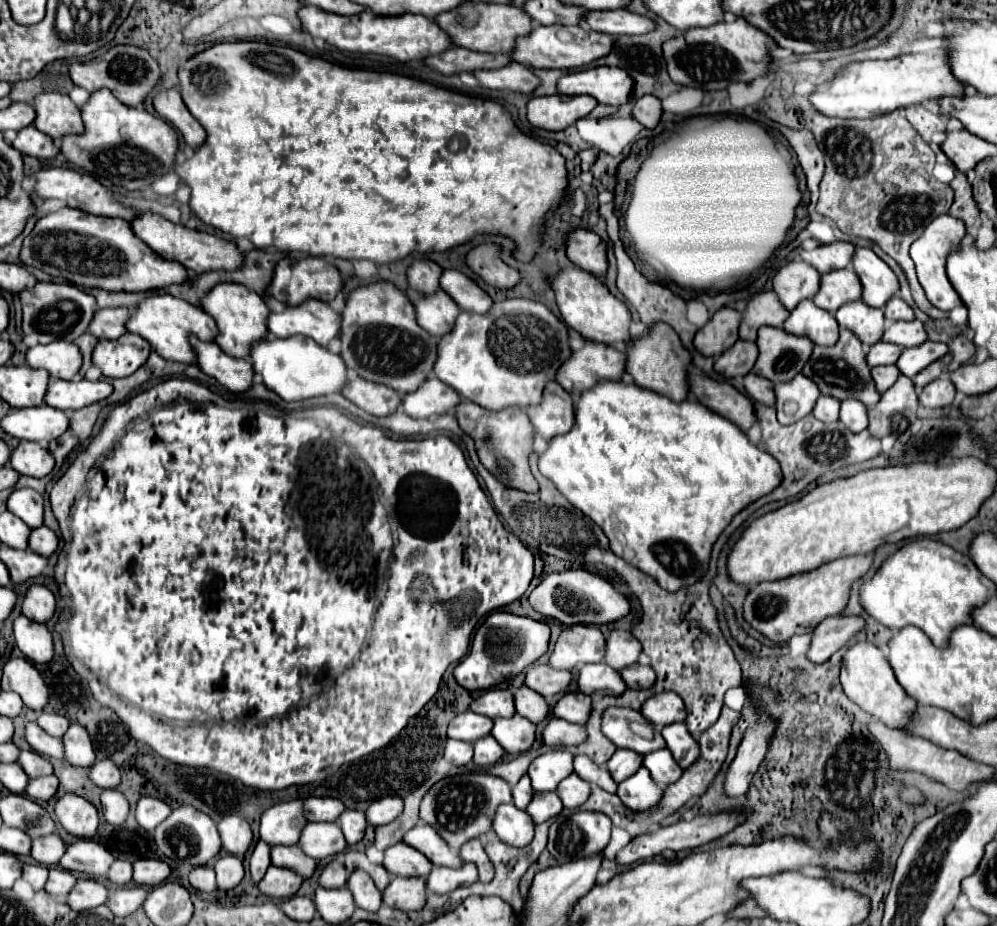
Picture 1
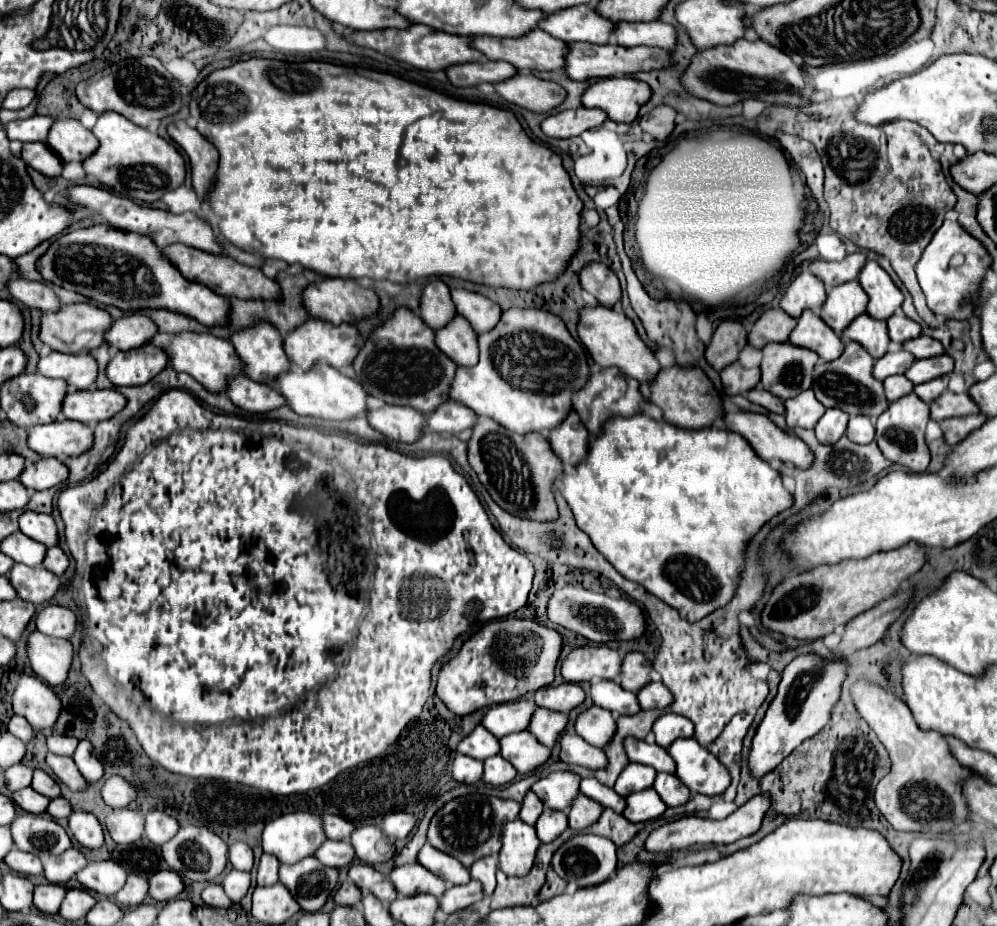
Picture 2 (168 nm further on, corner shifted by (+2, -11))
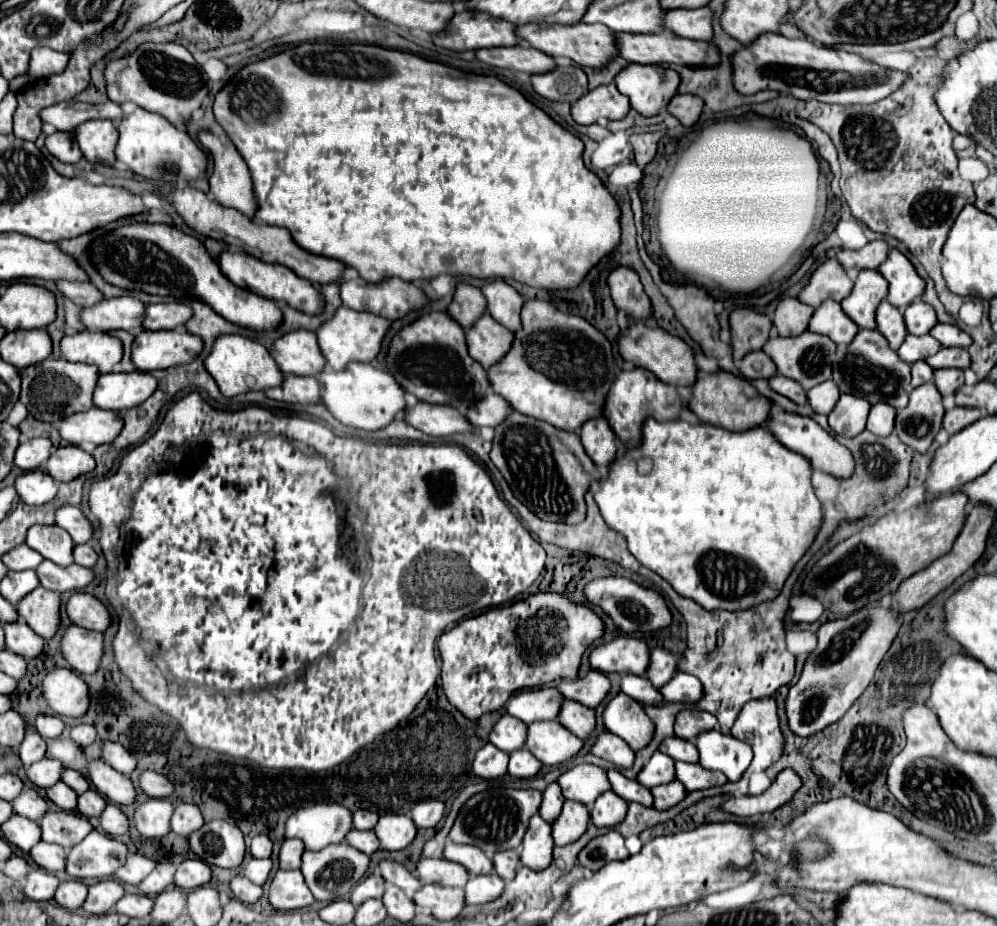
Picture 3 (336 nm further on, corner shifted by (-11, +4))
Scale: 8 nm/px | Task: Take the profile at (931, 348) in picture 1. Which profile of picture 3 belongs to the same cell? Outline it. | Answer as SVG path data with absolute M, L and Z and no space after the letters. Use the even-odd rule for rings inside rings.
M941 347L935 355L925 359L933 369L943 369L943 367L959 367L967 369L969 367L969 353L967 349L961 347Z

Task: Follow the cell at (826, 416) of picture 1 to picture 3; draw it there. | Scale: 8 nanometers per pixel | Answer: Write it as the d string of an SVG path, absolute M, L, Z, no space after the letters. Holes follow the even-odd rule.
M841 395L835 409L829 413L829 427L845 437L853 437L865 429L869 403L861 401L861 397Z

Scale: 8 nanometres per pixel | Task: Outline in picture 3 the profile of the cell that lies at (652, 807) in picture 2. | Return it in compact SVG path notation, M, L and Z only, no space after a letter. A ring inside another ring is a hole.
M675 779L671 783L665 783L665 785L651 789L651 795L653 795L655 809L669 809L685 797L685 787Z

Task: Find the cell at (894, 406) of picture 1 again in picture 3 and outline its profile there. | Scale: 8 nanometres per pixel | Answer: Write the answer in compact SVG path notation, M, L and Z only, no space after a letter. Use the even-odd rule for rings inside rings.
M933 383L919 385L909 395L909 405L897 411L895 433L897 437L919 453L927 453L935 435L941 429L943 401Z

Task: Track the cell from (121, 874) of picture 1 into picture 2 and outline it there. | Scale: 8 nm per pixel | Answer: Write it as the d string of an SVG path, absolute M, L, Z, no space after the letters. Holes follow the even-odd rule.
M130 874L126 886L114 896L122 906L140 906L148 898L148 880L138 874Z

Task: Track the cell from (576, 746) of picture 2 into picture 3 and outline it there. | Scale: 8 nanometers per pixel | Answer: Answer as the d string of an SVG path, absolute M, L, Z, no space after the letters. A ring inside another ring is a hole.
M603 731L597 735L597 739L591 747L591 753L597 757L603 757L605 761L609 761L617 767L623 767L623 769L629 769L635 759L633 749L629 749L629 745L625 745L625 741L621 741L617 735L613 735L609 731Z

